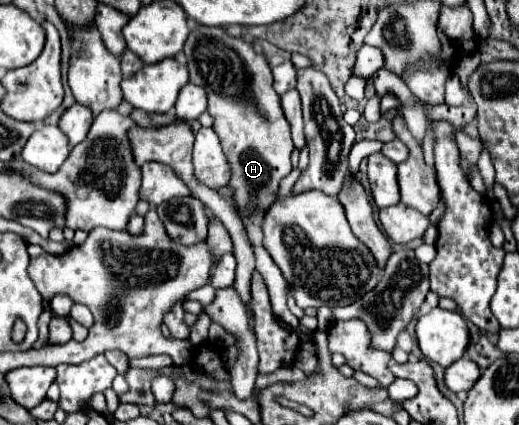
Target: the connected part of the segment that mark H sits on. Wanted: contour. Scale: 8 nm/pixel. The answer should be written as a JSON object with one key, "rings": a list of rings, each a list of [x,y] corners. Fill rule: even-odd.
{"rings":[[[198,26],[188,36],[184,54],[188,56],[190,82],[202,86],[208,94],[208,112],[214,118],[212,128],[230,164],[226,188],[232,190],[234,208],[244,224],[262,226],[268,208],[278,200],[282,178],[292,170],[290,154],[294,150],[290,124],[282,114],[280,96],[272,88],[268,62],[250,42],[208,26]]]}

